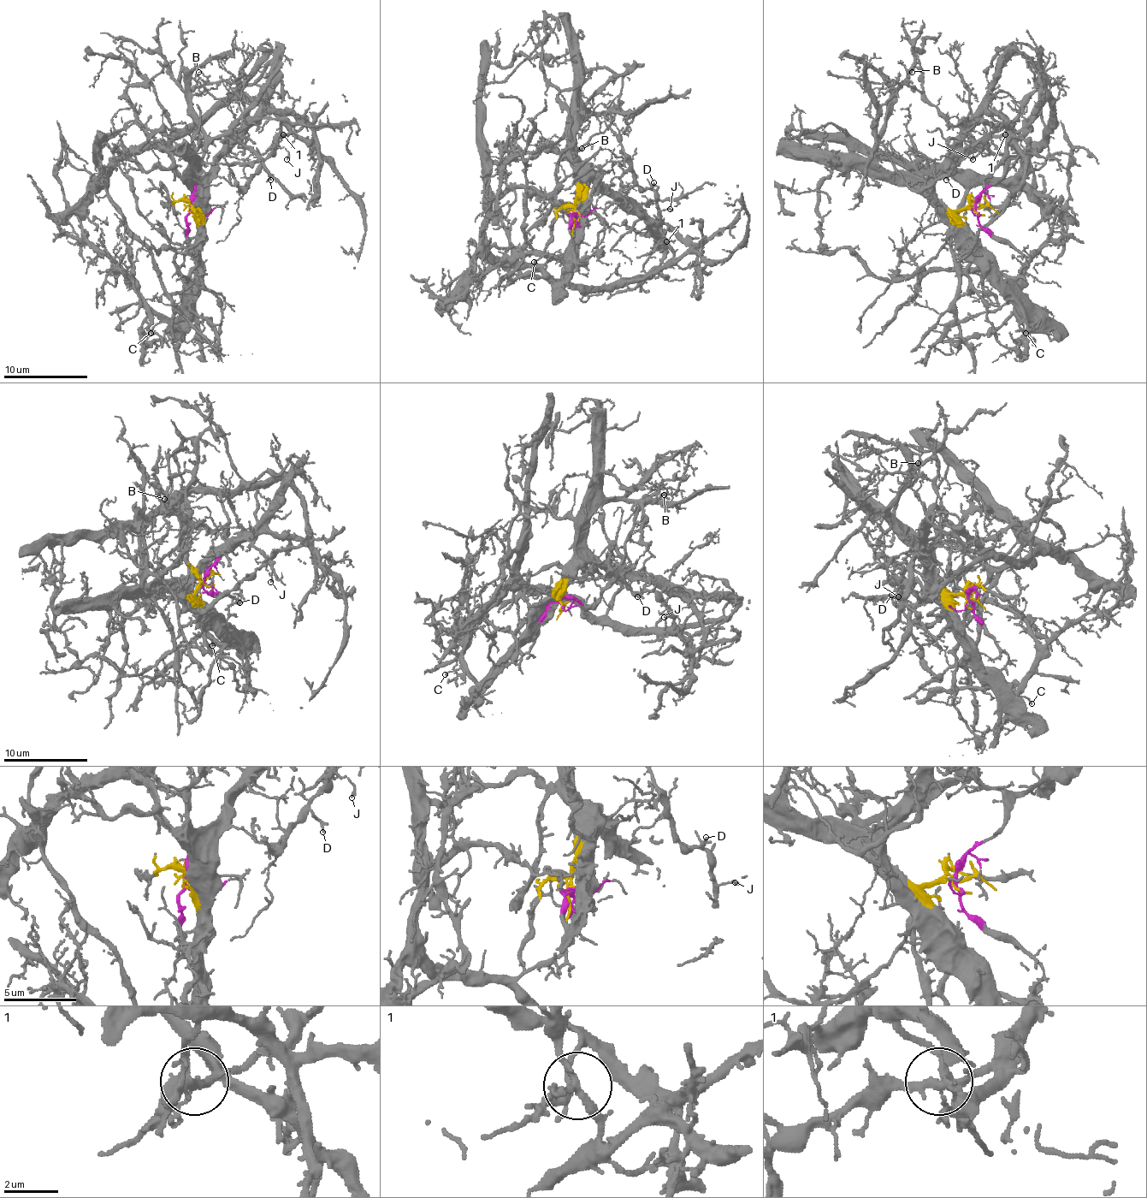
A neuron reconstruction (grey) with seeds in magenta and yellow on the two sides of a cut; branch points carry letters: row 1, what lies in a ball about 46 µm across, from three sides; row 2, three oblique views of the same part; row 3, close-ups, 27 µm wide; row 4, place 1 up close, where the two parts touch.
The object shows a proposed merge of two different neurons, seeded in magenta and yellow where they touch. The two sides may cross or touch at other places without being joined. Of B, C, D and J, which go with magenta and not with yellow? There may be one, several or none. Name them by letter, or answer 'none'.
B, D, J

